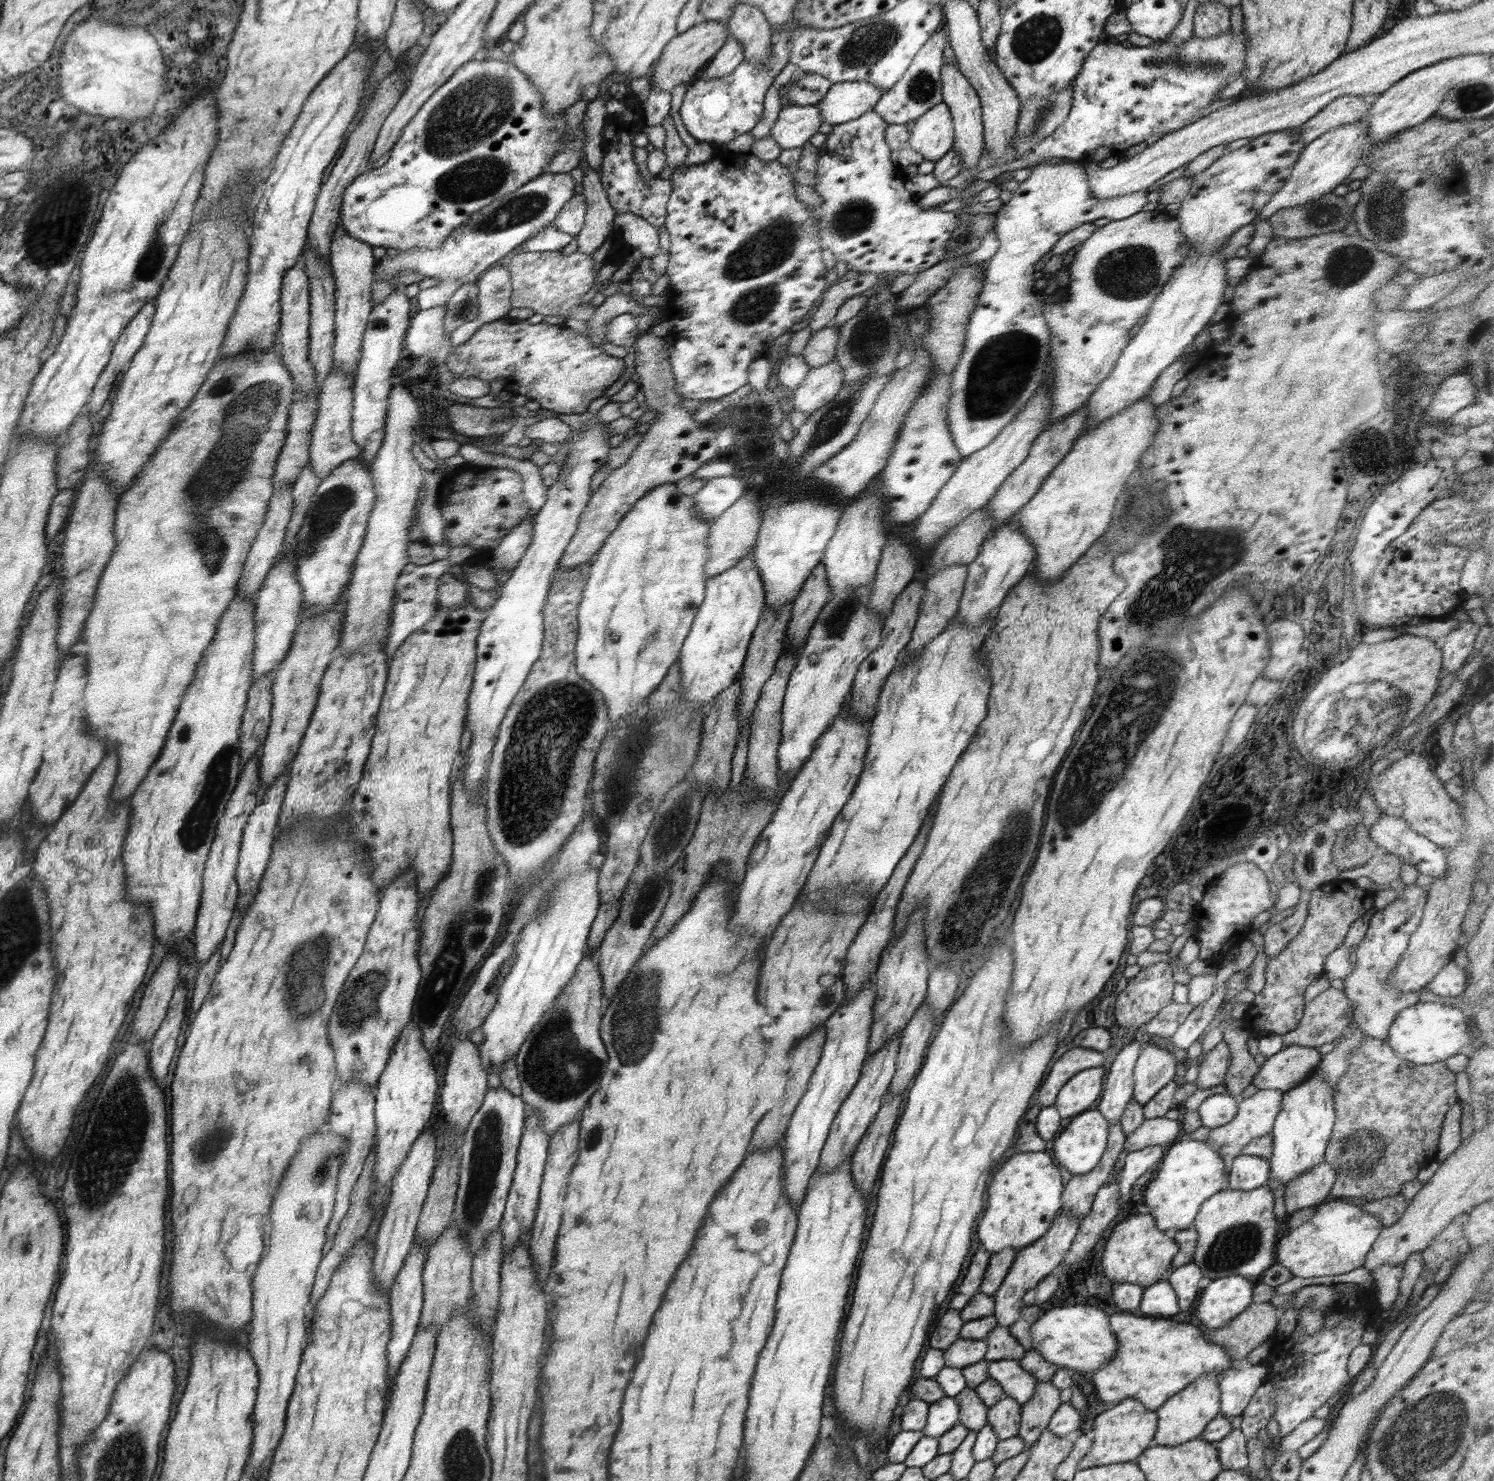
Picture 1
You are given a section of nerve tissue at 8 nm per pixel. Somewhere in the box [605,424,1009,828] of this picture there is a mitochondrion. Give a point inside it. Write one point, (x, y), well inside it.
(835, 625)

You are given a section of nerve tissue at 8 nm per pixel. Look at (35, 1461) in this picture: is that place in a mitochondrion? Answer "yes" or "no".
no

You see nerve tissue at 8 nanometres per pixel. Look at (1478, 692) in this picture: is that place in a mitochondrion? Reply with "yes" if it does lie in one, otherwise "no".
no

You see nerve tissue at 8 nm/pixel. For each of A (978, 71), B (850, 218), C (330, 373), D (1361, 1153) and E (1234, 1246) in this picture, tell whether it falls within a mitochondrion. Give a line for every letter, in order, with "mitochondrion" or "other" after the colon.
A: other
B: mitochondrion
C: other
D: mitochondrion
E: mitochondrion

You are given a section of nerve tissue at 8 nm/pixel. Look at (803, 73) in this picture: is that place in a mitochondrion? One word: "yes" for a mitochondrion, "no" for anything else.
no

